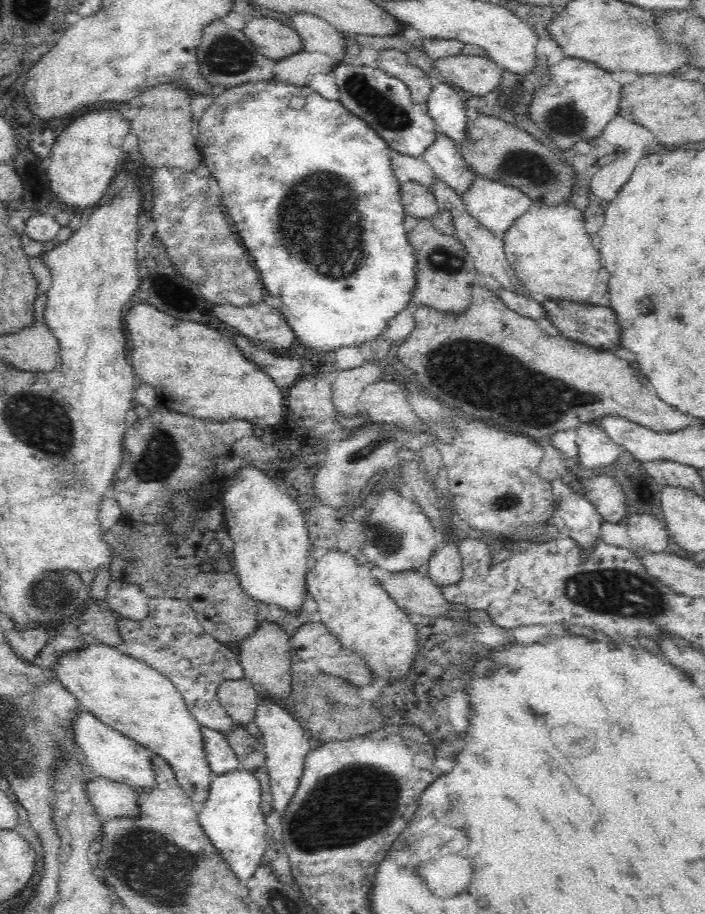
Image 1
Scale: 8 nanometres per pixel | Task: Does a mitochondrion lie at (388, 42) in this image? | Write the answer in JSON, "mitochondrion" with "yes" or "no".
{"mitochondrion":"no"}

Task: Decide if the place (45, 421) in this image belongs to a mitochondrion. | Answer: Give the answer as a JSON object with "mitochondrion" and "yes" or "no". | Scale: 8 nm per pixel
{"mitochondrion":"yes"}

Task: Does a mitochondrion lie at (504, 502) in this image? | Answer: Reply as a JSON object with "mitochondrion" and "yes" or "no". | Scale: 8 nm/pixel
{"mitochondrion":"yes"}

